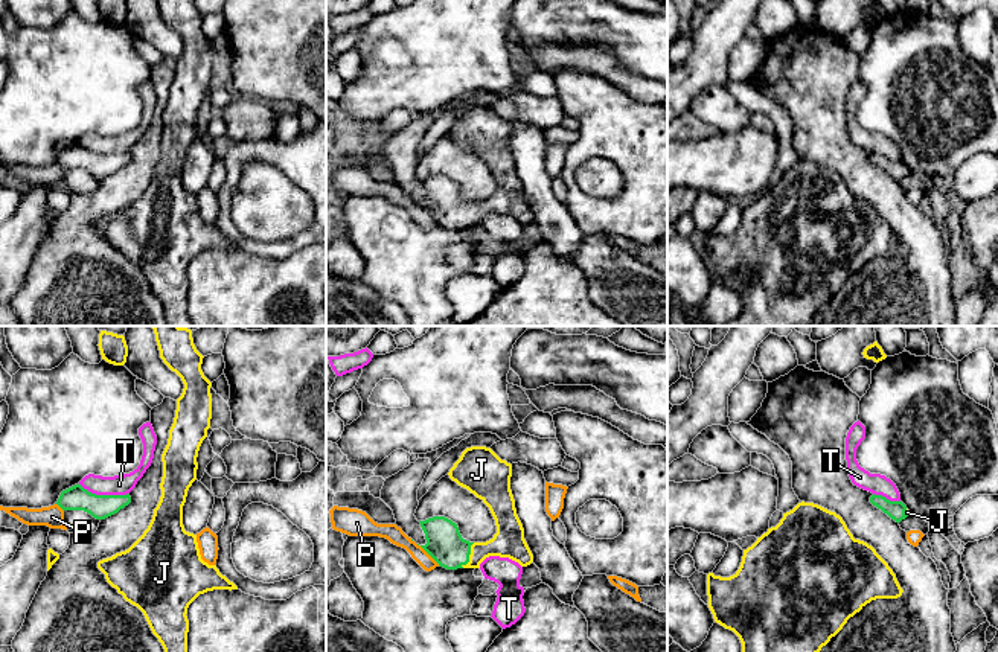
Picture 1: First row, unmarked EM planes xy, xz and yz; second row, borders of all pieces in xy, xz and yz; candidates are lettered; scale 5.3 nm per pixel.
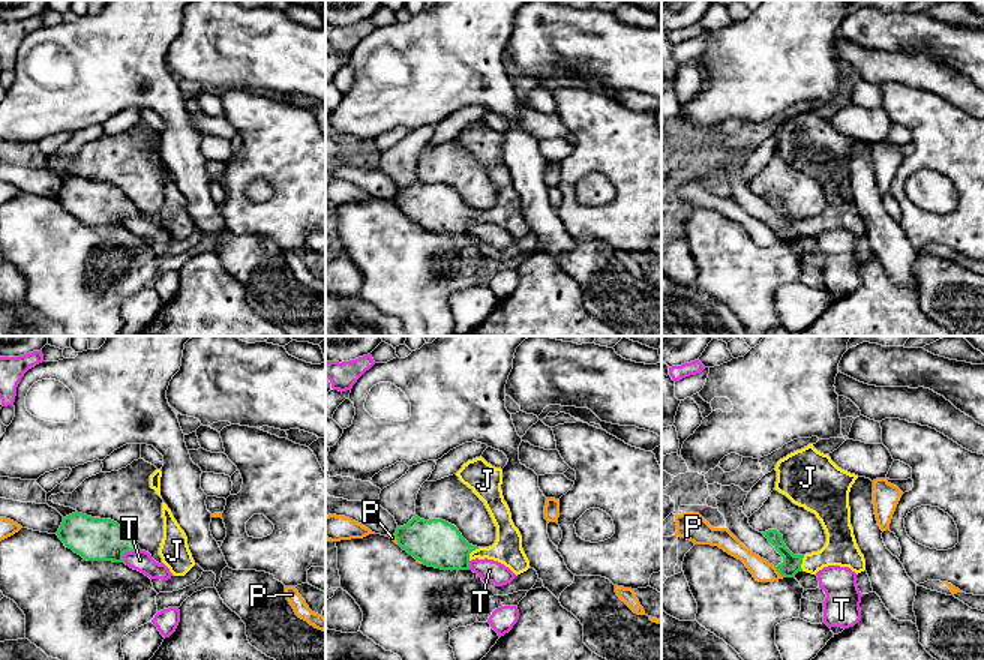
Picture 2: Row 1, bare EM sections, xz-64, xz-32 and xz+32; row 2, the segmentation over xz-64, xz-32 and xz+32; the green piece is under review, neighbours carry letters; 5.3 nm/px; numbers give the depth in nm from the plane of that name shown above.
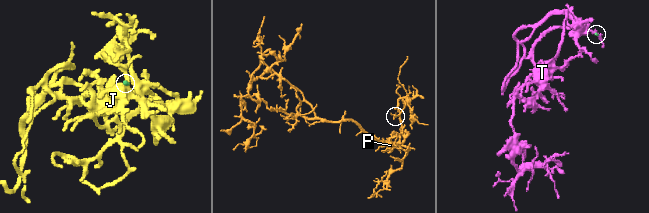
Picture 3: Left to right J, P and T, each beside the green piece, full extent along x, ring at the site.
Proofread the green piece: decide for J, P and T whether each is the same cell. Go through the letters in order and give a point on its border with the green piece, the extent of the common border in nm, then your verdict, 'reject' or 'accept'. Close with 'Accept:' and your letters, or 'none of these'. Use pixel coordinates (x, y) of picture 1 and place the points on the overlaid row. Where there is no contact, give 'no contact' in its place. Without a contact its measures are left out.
J: xz (470, 553) | 150 nm | accept
P: xz (428, 553) | 170 nm | reject
T: xy (104, 495) | 280 nm | reject
Accept: J

